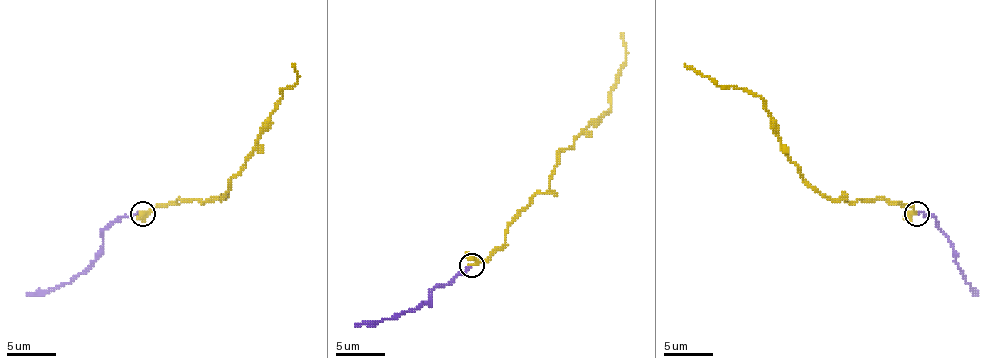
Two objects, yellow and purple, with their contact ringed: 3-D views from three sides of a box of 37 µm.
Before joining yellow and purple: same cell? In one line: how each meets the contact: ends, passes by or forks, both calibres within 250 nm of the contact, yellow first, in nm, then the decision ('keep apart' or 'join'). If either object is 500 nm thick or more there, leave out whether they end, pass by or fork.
yellow passes by | purple ends | 170/170 nm | join

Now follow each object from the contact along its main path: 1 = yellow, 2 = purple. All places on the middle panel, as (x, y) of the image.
1: (471, 264), (505, 242), (507, 225), (549, 188), (559, 154), (611, 107), (626, 60), (621, 33)
2: (471, 267), (431, 291), (429, 301), (397, 316), (355, 326)

